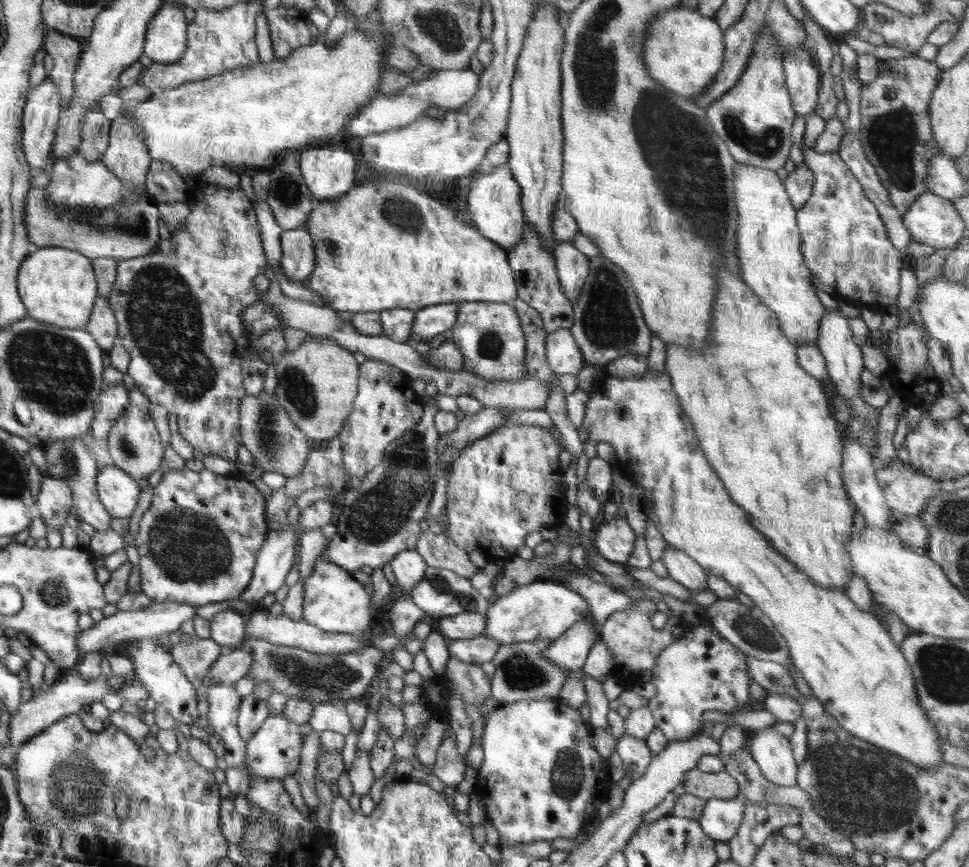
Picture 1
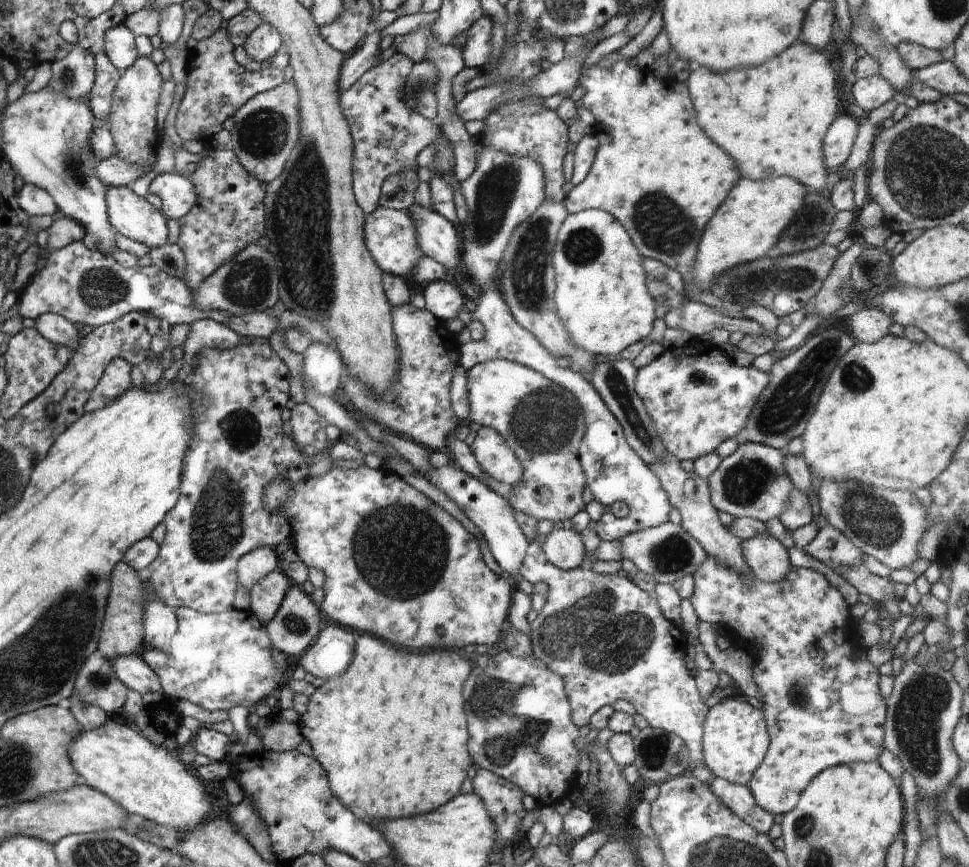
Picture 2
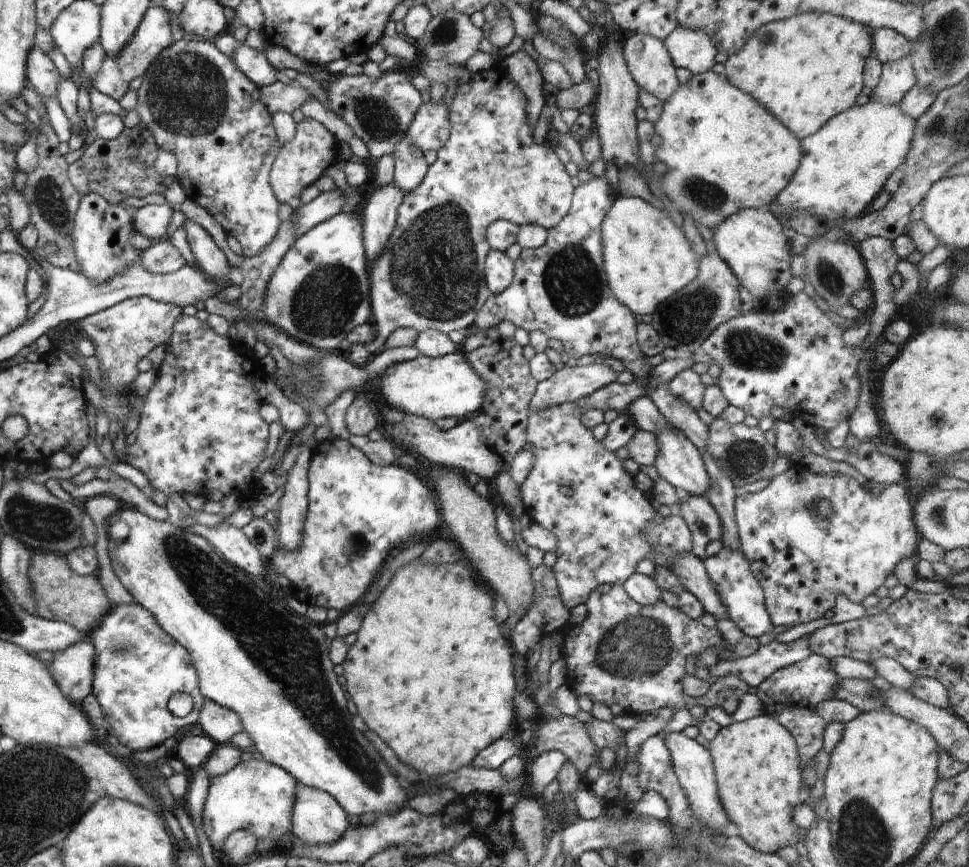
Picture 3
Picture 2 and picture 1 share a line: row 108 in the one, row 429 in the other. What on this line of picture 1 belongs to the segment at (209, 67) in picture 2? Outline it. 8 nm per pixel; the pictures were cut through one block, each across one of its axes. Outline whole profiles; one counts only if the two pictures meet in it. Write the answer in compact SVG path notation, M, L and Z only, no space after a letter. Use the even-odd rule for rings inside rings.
M208 184L202 185L204 198L190 208L190 214L184 221L183 228L175 231L170 236L170 242L176 245L175 248L155 248L150 254L140 256L135 259L117 261L117 275L107 296L110 308L117 320L118 342L130 353L131 359L127 372L135 382L135 388L144 396L148 396L150 403L162 404L168 412L174 413L177 418L178 431L182 438L192 446L194 450L200 450L204 455L220 456L224 460L235 463L237 460L237 447L242 446L239 426L239 406L245 395L241 366L243 364L243 354L252 349L252 342L246 338L243 327L243 310L259 302L262 292L254 287L253 280L258 274L264 274L267 267L267 258L264 254L262 241L260 240L260 227L255 215L255 210L251 200L244 195L242 189L236 187L219 186L214 190Z

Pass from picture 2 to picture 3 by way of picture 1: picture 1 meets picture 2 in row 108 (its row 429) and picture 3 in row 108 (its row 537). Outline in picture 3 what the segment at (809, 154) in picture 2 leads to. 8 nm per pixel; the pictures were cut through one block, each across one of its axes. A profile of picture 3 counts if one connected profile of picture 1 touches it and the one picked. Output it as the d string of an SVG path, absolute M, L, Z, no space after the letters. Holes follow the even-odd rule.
M805 12L790 18L769 22L756 30L752 34L752 38L744 44L744 48L736 52L736 54L729 56L728 60L724 63L725 77L728 79L728 82L732 83L732 86L736 86L736 88L743 90L746 94L750 94L752 98L756 98L774 118L778 118L788 130L792 130L792 134L796 134L798 138L803 139L818 132L832 117L856 105L856 98L858 98L859 94L863 93L864 89L863 72L866 59L873 55L872 41L873 38L868 34L868 30L864 28L863 24L854 22L846 17L830 14L829 12Z

